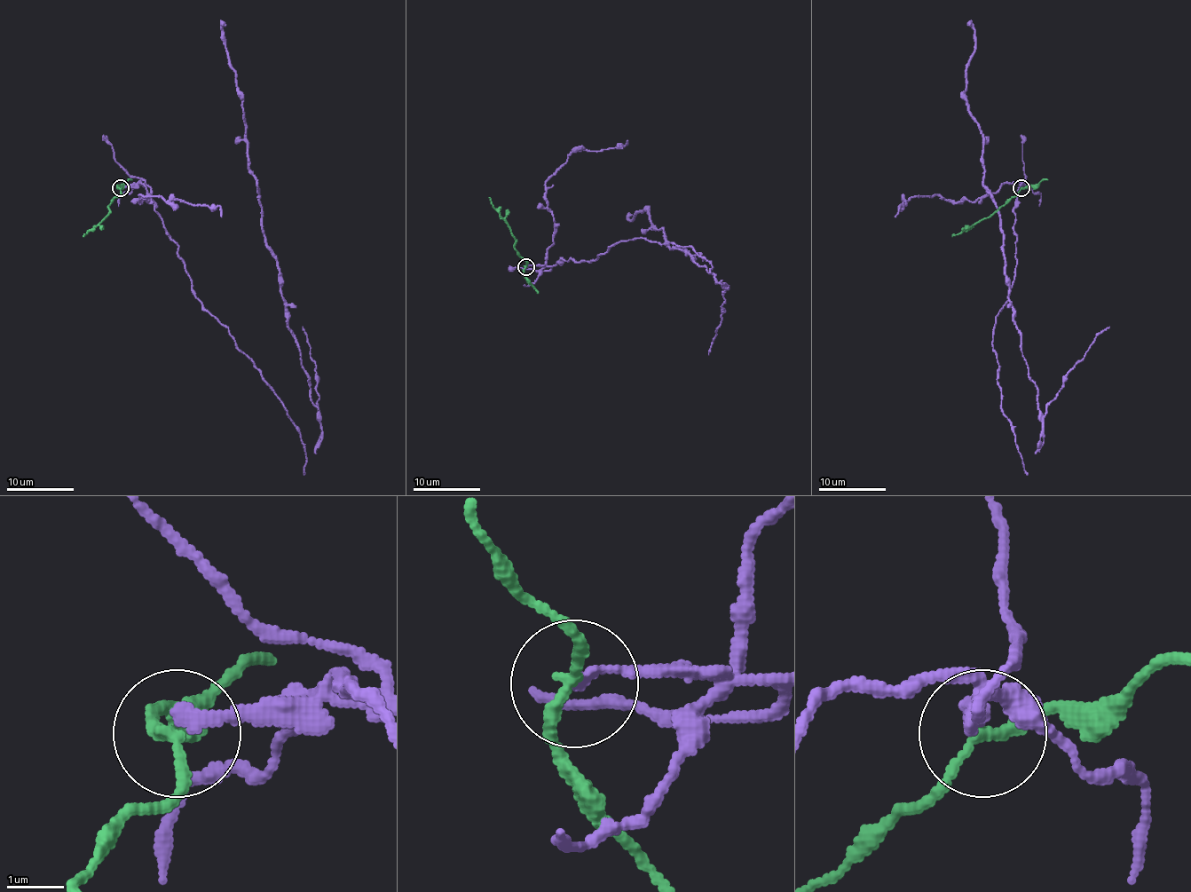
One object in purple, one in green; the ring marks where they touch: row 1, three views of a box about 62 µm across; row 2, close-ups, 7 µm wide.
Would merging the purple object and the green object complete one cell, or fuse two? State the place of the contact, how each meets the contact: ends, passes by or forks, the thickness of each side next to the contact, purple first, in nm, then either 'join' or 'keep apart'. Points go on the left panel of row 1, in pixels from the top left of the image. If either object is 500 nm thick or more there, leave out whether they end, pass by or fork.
place (120, 188); purple ends; green passes by; calibres 240 and 180 nm; keep apart

